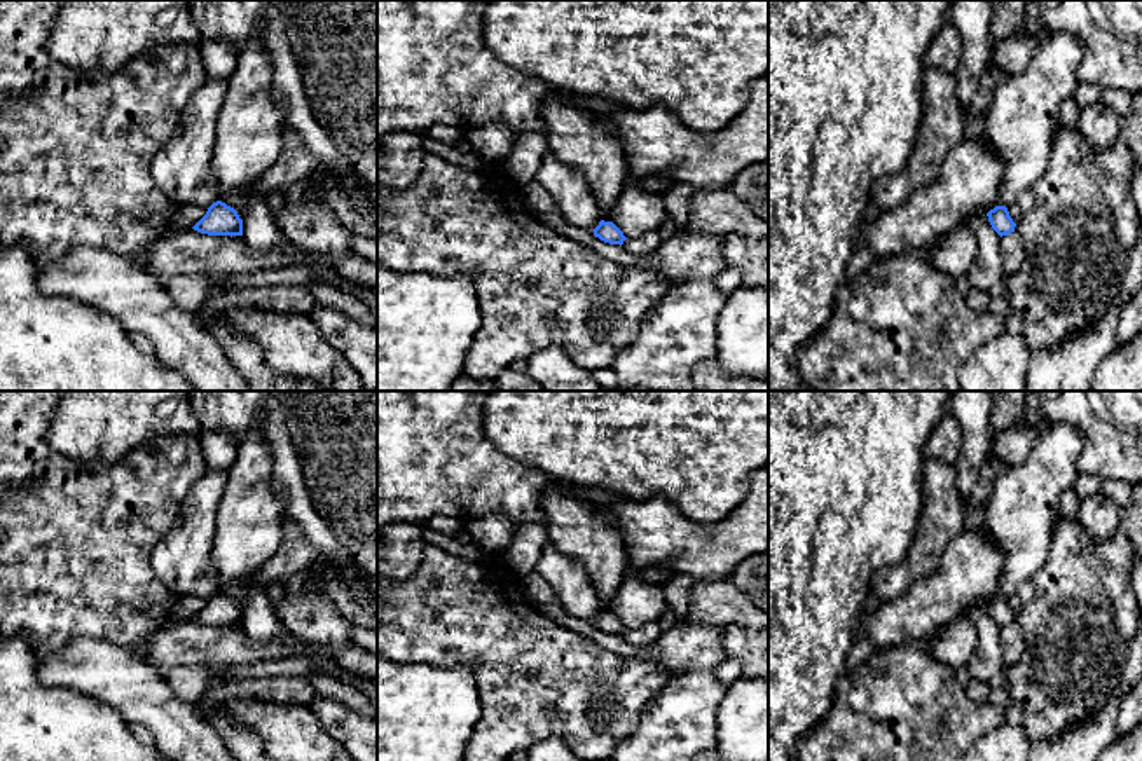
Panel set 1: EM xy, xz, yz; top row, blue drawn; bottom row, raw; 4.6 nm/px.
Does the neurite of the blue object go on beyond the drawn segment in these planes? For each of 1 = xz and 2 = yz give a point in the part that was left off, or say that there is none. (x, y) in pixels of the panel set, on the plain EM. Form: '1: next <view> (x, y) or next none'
1: next none
2: next none

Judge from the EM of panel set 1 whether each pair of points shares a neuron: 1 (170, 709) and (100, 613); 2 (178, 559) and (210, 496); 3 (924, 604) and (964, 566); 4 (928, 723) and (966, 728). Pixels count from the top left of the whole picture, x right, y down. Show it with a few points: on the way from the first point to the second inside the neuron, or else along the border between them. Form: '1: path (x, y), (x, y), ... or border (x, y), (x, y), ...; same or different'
1: border (89, 636), (124, 646), (137, 655); different
2: path (189, 543), (198, 512); same
3: path (935, 596), (954, 576); same
4: path (936, 725), (957, 726); same

